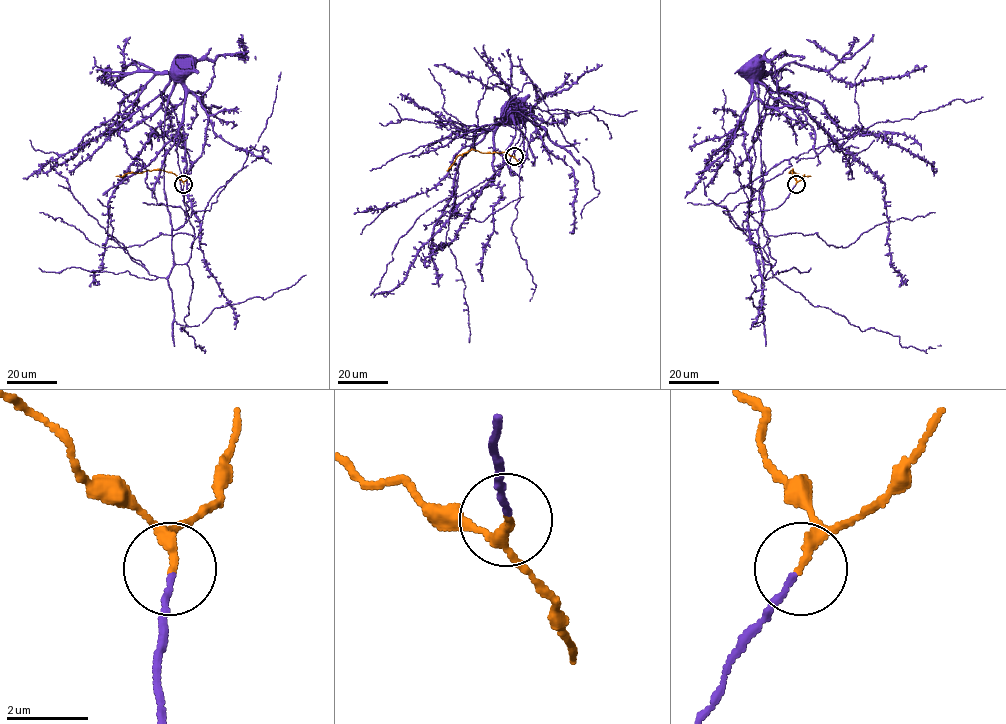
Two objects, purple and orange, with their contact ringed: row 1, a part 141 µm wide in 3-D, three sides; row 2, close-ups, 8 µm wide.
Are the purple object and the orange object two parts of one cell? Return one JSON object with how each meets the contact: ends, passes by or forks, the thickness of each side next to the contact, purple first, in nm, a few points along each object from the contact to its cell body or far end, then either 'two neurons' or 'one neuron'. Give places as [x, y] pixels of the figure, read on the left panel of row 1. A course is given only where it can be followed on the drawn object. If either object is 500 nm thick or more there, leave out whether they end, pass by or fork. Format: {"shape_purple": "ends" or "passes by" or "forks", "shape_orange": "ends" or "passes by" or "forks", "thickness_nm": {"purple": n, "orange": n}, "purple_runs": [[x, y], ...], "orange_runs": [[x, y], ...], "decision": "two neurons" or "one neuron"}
{"shape_purple": "ends", "shape_orange": "passes by", "thickness_nm": {"purple": 150, "orange": 180}, "purple_runs": [[183, 184], [189, 208], [185, 222], [173, 229], [165, 195], [163, 129], [174, 72], [182, 70]], "orange_runs": [[183, 184], [172, 172], [162, 170], [116, 176]], "decision": "one neuron"}

